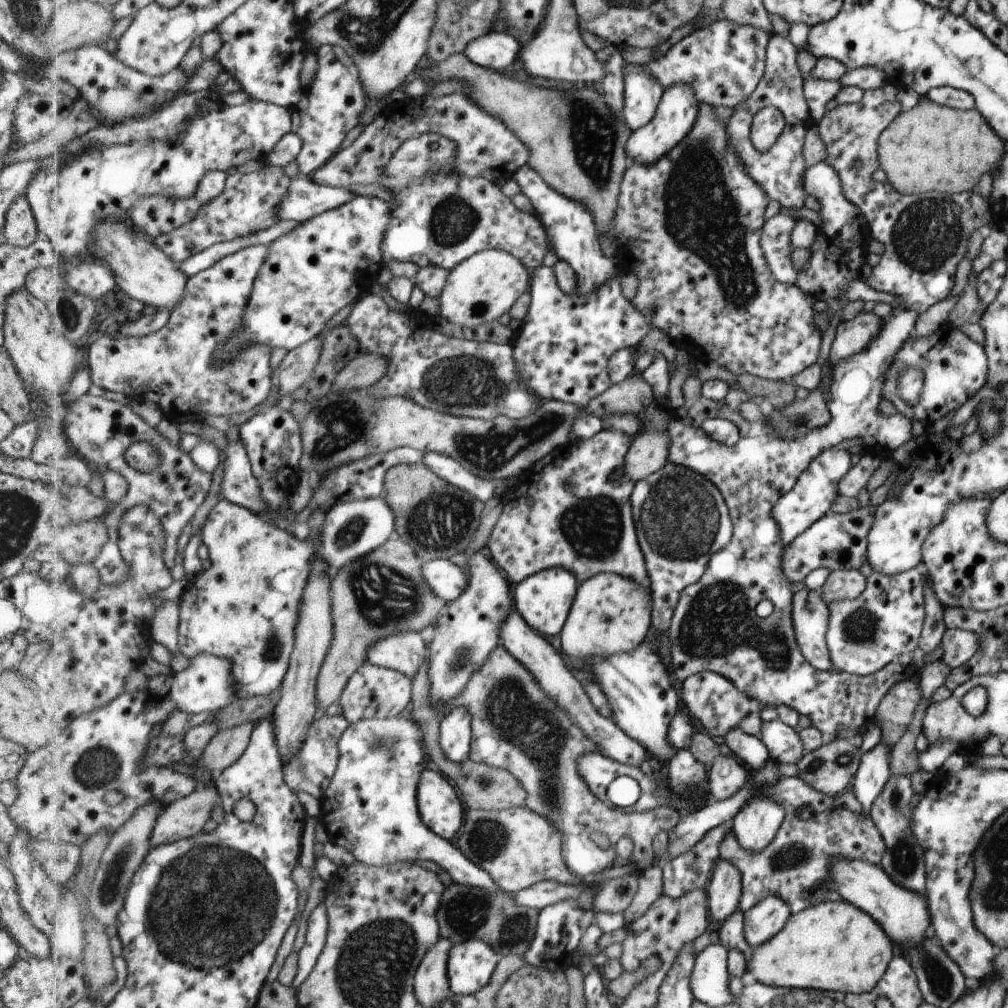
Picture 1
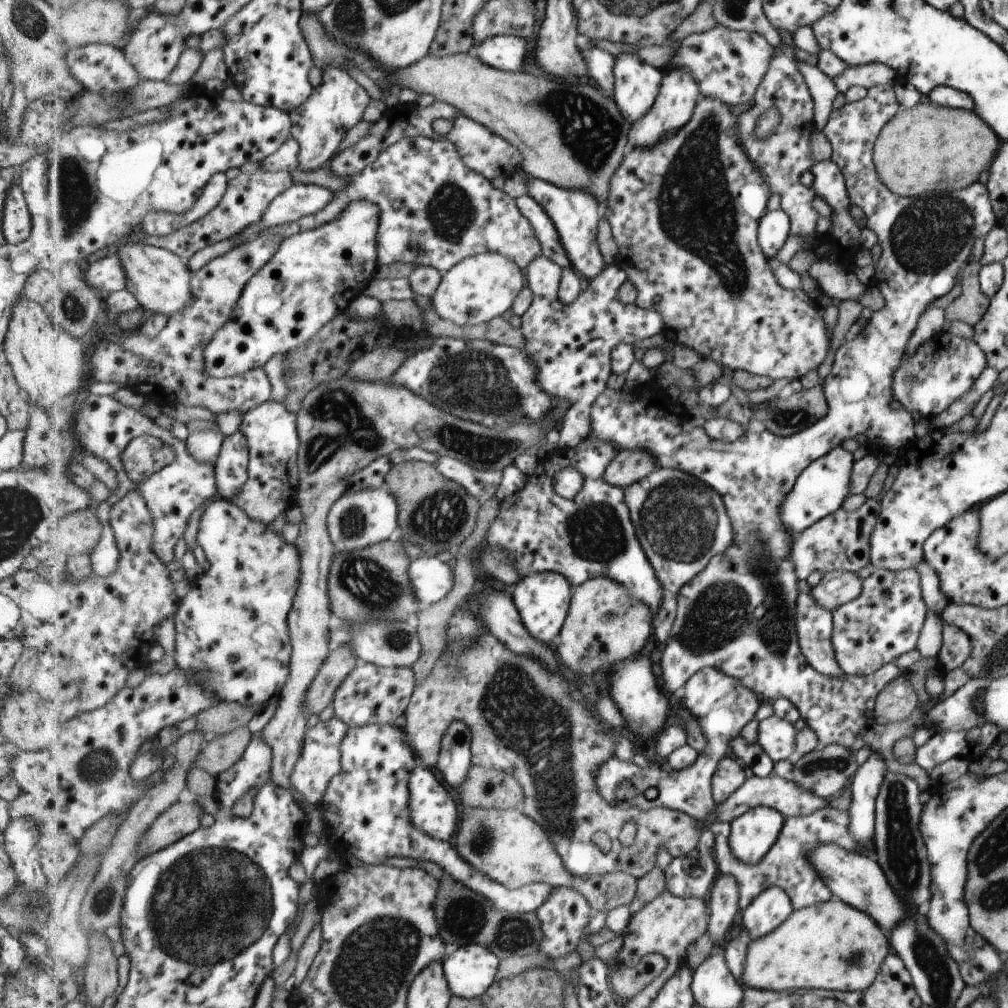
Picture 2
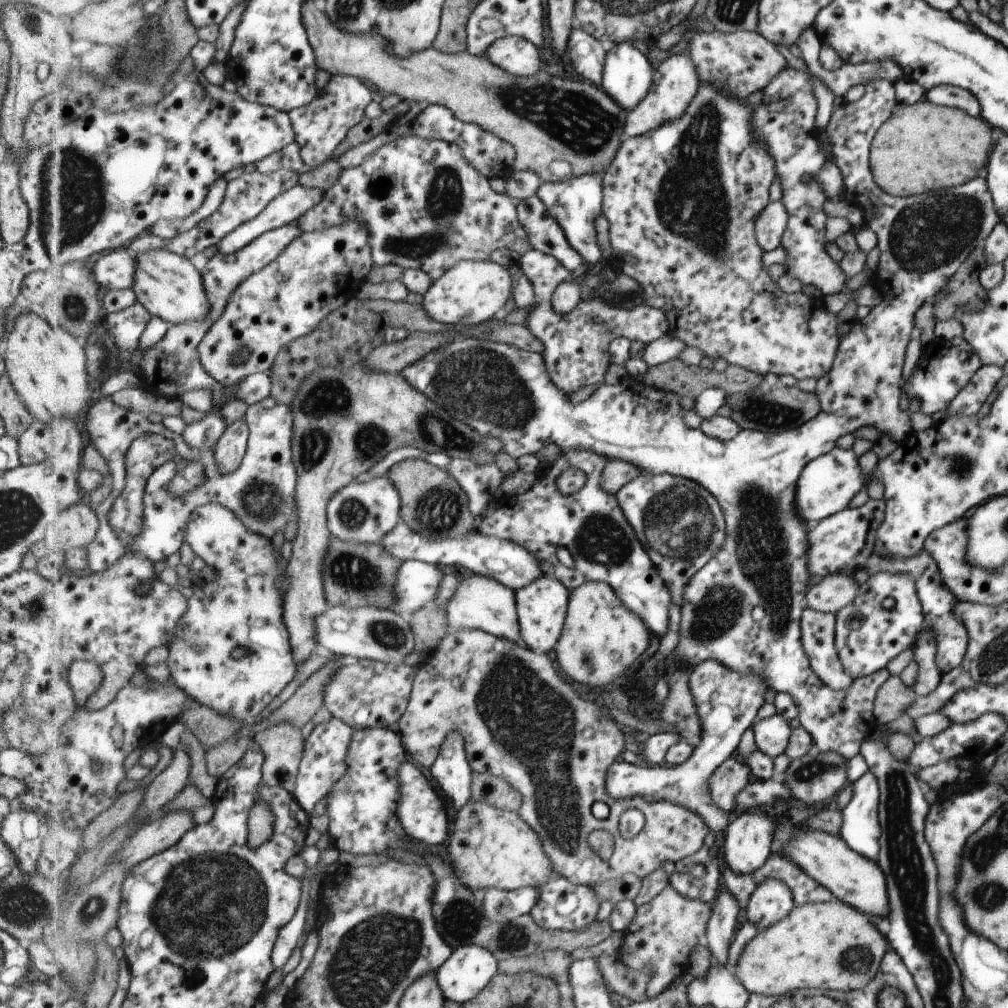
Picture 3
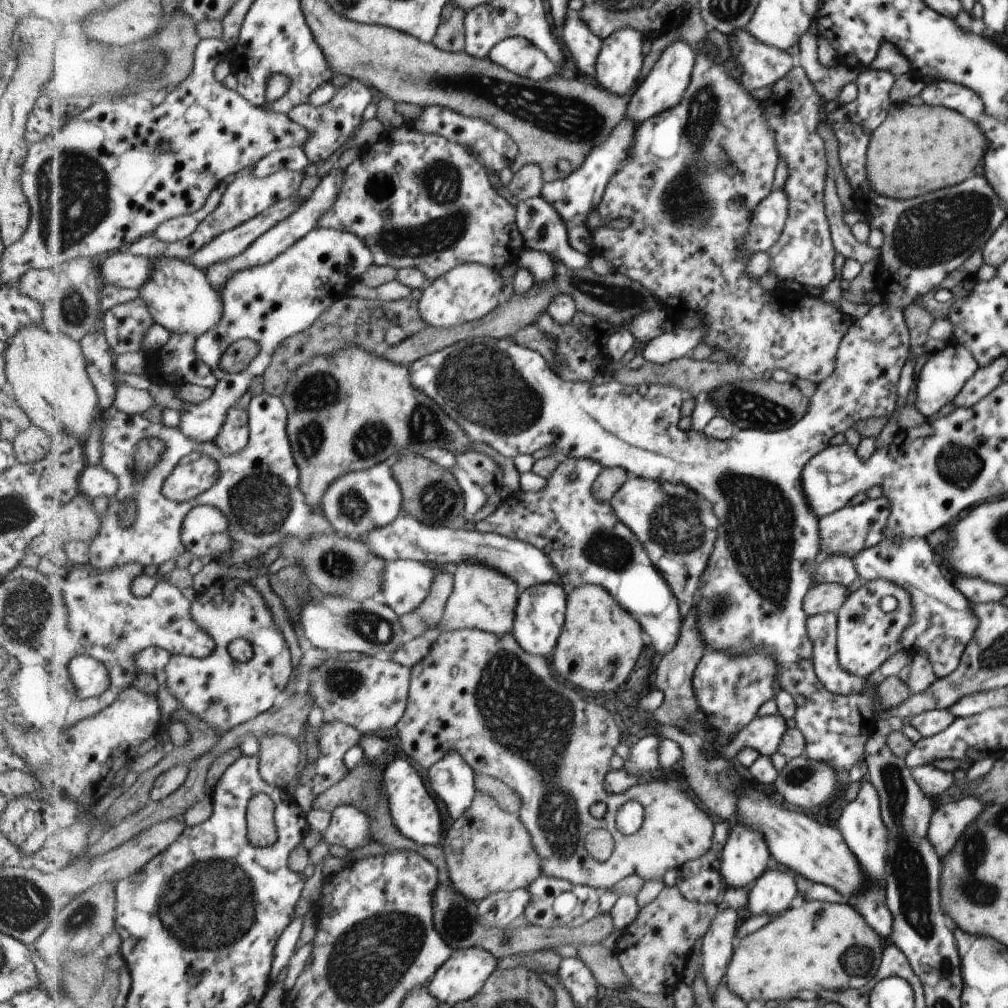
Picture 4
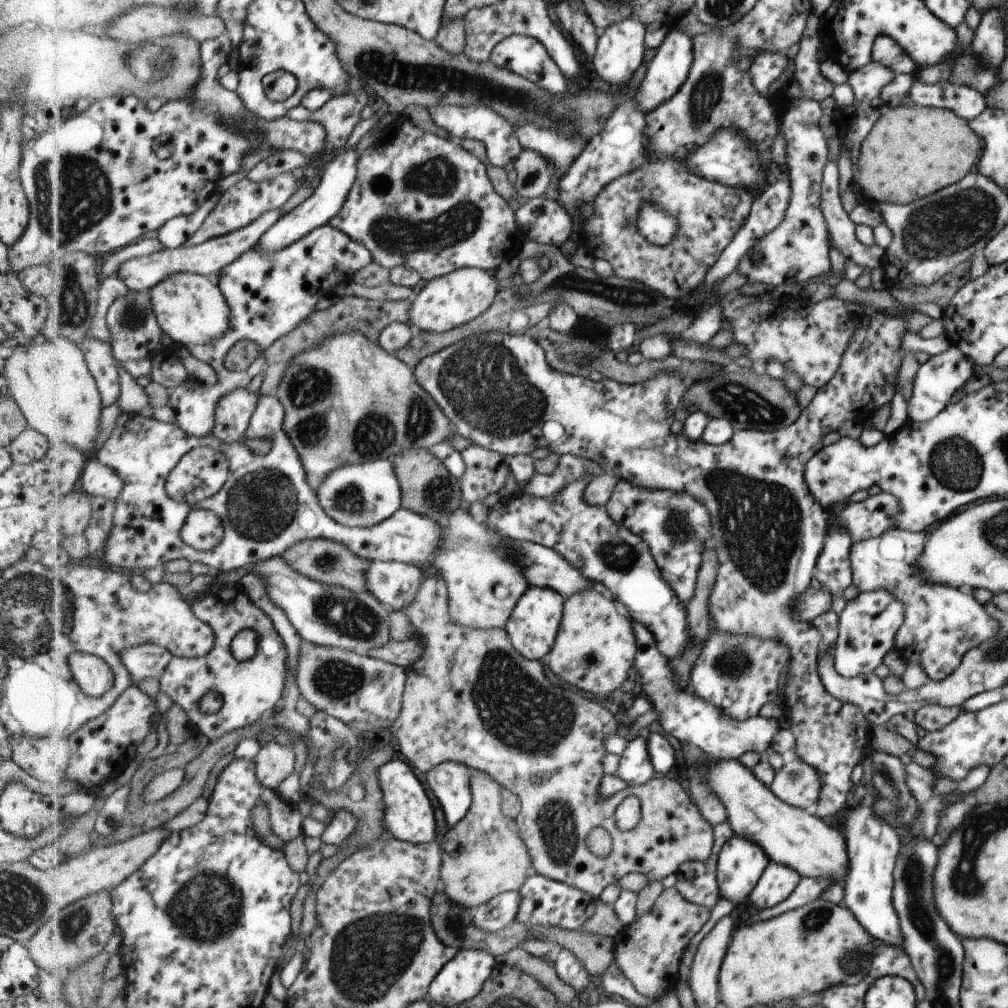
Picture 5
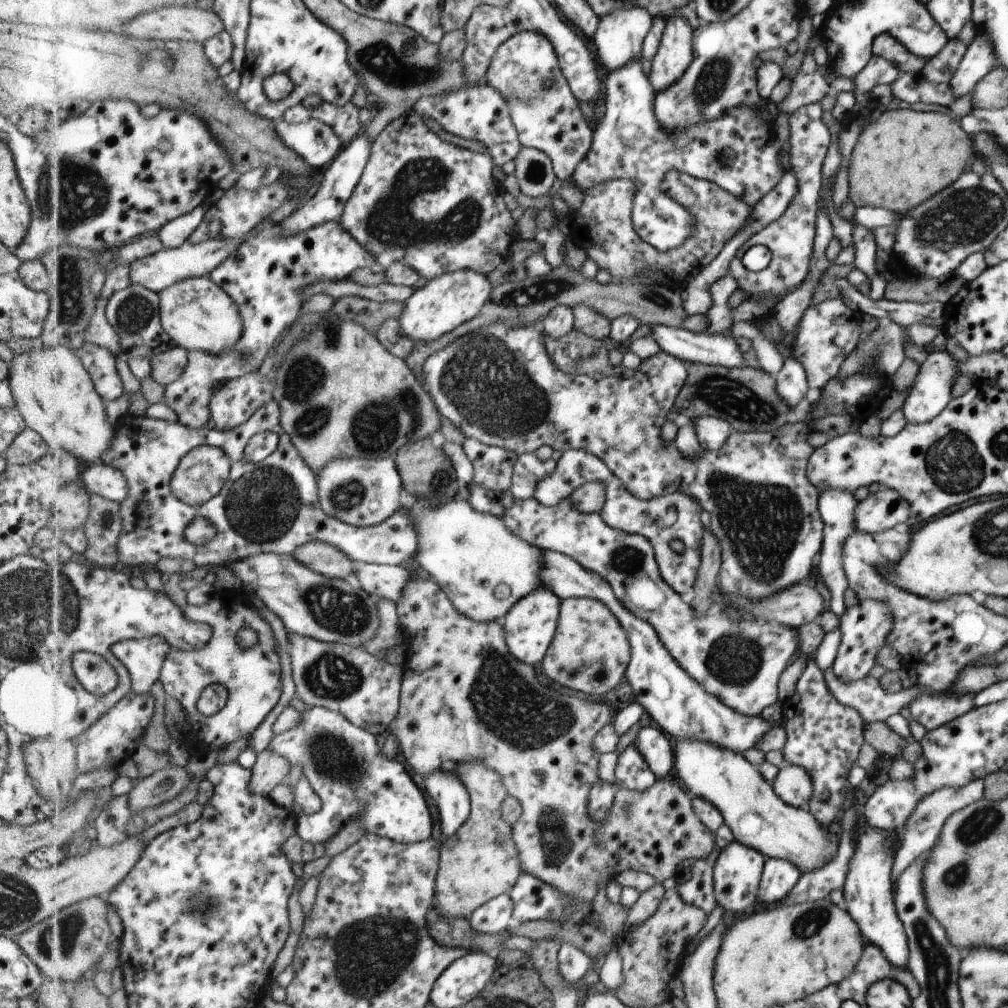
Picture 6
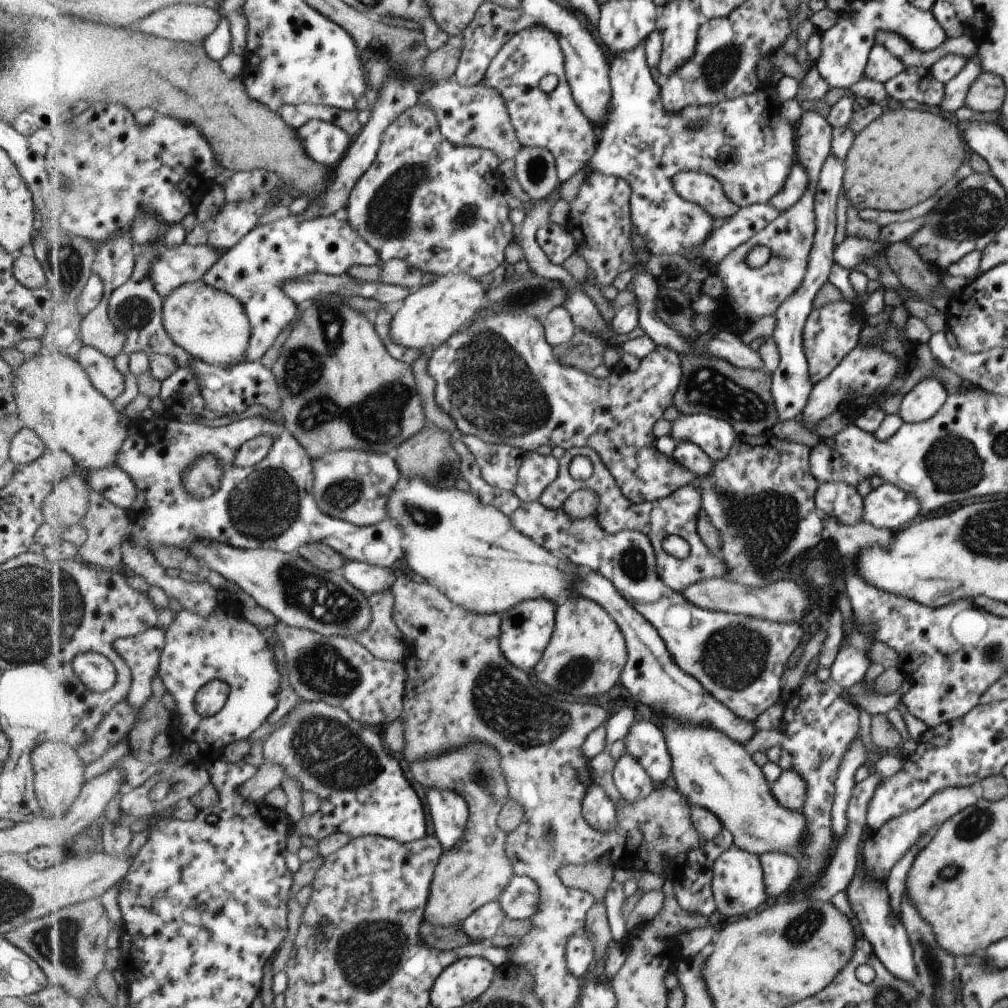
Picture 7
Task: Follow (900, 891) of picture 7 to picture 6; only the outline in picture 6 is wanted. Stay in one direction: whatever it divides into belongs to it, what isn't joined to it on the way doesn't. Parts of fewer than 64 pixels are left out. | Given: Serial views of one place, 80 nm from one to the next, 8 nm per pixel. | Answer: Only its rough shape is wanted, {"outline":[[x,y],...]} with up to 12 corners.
{"outline":[[984,779],[918,800],[900,830],[897,875],[927,853],[945,819],[982,798]]}

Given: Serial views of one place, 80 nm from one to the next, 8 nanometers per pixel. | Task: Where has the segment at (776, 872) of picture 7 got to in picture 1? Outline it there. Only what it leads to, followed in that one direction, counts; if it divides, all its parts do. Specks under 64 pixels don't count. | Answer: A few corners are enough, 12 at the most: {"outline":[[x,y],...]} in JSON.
{"outline":[[767,896],[742,912],[745,943],[762,947],[782,931],[790,908]]}

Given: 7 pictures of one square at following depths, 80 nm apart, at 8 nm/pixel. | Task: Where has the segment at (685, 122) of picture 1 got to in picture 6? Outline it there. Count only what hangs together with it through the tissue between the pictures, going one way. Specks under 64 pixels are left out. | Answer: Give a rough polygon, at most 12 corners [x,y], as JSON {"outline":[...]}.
{"outline":[[667,17],[648,76],[654,92],[674,86],[694,62],[694,32]]}

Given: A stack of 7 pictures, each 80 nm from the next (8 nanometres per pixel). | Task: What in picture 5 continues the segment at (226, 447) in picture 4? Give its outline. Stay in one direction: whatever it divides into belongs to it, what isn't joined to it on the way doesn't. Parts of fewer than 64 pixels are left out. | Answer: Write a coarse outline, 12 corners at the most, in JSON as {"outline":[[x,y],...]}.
{"outline":[[245,388],[225,395],[217,407],[214,436],[243,441],[260,392]]}

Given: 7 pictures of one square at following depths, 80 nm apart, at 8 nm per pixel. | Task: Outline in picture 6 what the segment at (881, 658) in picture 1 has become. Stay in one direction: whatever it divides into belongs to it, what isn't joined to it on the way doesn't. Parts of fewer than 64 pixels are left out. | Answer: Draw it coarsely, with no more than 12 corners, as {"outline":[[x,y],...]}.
{"outline":[[867,598],[845,608],[831,670],[863,678],[892,630],[887,603]]}

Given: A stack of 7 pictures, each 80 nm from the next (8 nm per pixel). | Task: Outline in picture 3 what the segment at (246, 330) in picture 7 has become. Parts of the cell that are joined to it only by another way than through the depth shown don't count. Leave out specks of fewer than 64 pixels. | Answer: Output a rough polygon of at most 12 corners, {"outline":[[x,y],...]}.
{"outline":[[167,249],[136,260],[132,287],[174,325],[210,315],[204,276]]}

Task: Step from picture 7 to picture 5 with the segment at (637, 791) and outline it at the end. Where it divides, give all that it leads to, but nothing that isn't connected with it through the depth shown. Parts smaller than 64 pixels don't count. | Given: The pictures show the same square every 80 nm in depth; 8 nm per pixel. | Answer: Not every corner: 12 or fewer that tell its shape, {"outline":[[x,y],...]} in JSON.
{"outline":[[648,738],[624,750],[618,774],[631,788],[657,776]]}

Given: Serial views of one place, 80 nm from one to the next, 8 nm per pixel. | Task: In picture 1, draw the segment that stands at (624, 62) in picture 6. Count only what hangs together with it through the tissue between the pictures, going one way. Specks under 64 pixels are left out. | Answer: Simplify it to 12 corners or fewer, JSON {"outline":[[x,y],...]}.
{"outline":[[627,62],[623,118],[650,124],[666,90],[645,65]]}

